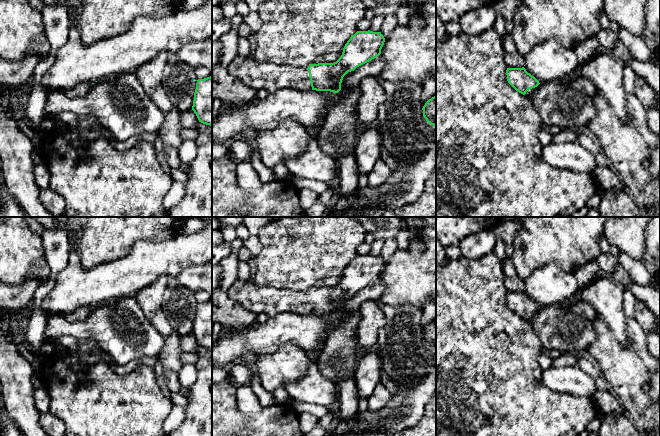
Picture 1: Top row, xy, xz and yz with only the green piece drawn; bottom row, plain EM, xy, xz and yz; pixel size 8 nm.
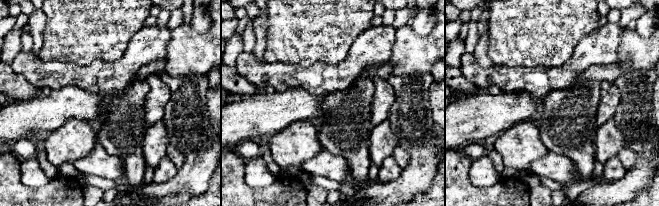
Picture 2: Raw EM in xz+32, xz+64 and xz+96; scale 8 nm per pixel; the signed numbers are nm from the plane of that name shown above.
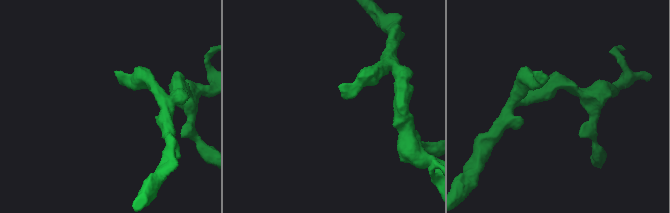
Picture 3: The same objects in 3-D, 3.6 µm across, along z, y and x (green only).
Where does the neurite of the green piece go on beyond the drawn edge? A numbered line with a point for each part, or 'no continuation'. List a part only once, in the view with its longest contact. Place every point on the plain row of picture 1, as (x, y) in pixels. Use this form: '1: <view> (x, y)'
1: xz (271, 301)

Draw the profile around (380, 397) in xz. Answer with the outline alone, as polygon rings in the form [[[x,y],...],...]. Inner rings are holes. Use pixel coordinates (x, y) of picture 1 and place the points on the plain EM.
[[[378,384],[368,397],[368,410],[379,411],[388,404],[391,397],[389,391],[383,385]]]

